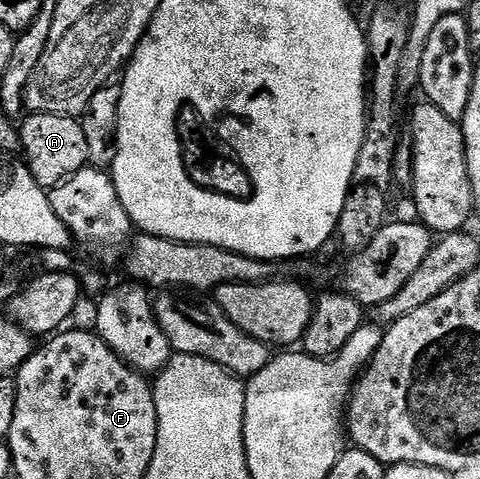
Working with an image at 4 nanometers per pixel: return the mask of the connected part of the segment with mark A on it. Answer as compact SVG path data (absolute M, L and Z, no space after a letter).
M34 112L23 117L22 156L32 176L46 190L57 188L88 164L88 143L79 119L49 112Z

